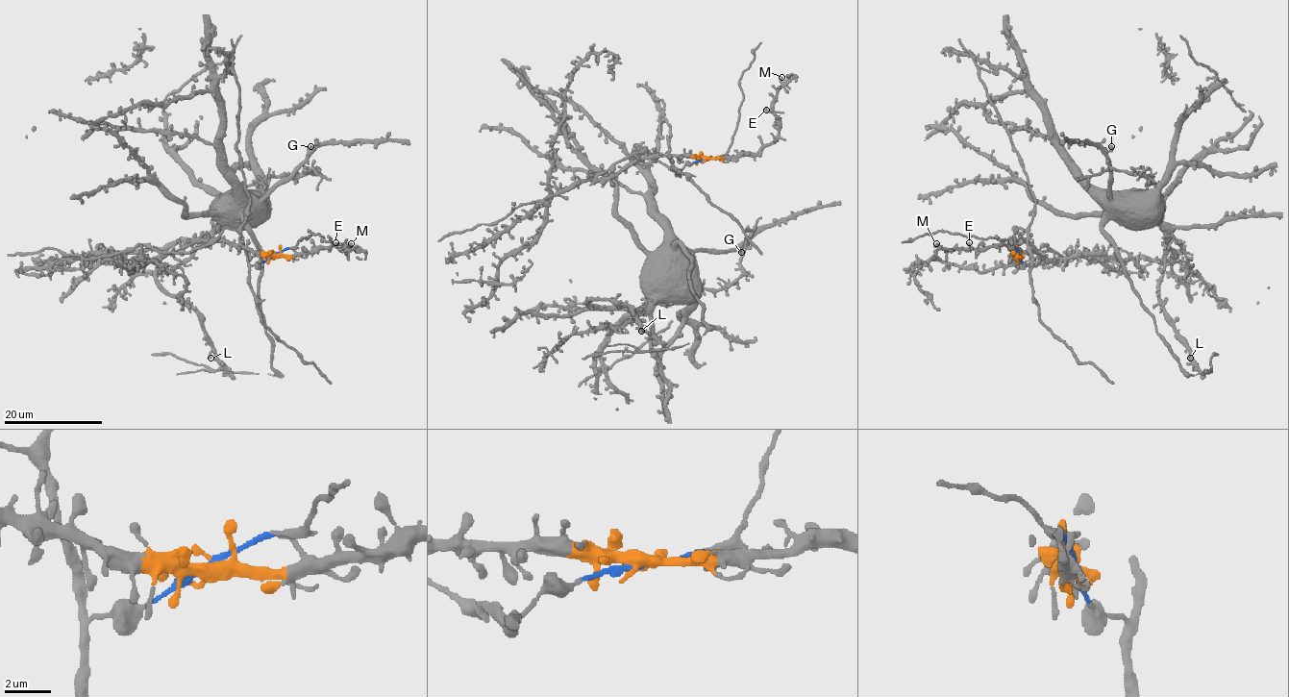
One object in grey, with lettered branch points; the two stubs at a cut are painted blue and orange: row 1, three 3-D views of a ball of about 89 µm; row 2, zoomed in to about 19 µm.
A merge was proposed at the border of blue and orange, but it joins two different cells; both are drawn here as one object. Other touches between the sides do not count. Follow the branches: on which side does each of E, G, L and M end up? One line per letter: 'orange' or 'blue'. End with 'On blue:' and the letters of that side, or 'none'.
E: orange
G: blue
L: blue
M: orange
On blue: G, L

